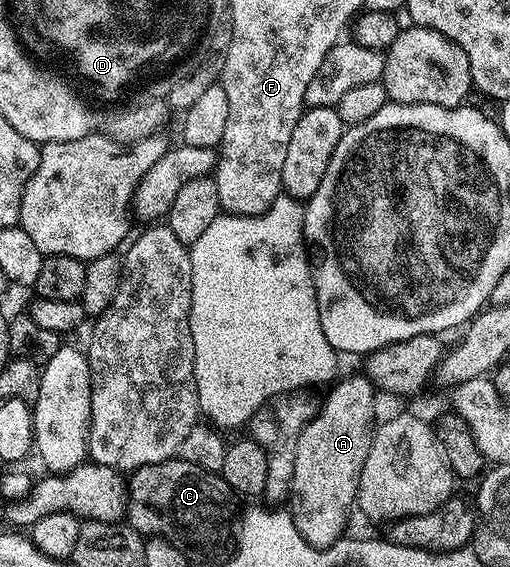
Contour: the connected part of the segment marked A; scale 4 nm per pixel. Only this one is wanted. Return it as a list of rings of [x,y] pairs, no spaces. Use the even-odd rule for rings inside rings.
[[[364,375],[345,377],[320,402],[317,414],[307,423],[299,435],[299,447],[295,447],[295,471],[293,482],[289,485],[288,504],[293,504],[291,516],[299,535],[311,547],[326,549],[342,540],[349,512],[354,512],[359,475],[363,475],[363,463],[367,463],[367,451],[371,451],[375,420],[373,421],[373,393],[375,386]]]

